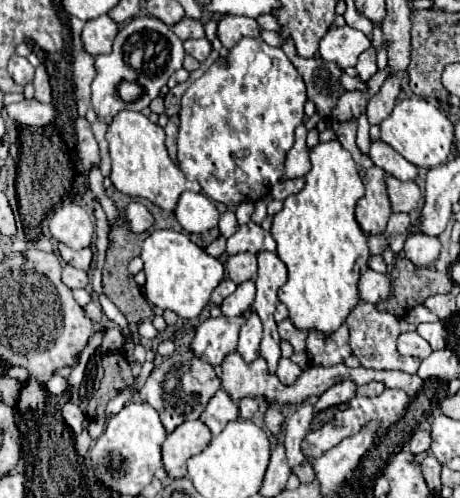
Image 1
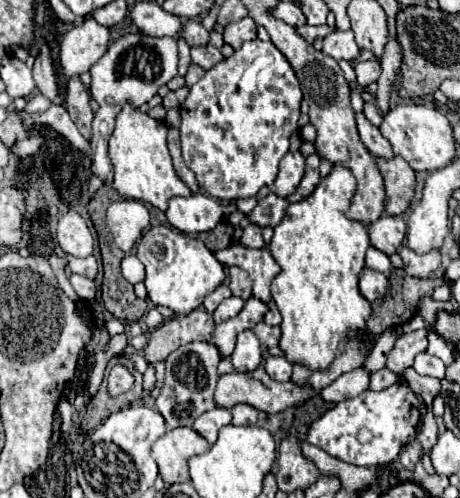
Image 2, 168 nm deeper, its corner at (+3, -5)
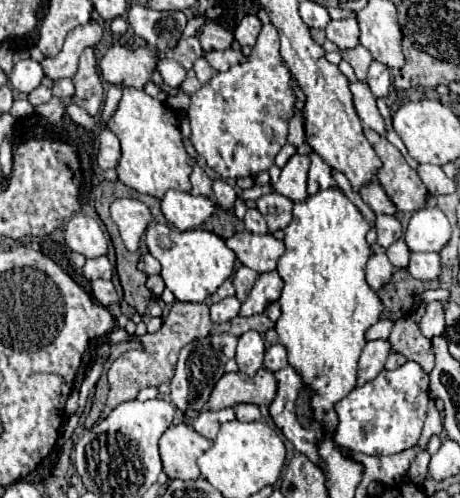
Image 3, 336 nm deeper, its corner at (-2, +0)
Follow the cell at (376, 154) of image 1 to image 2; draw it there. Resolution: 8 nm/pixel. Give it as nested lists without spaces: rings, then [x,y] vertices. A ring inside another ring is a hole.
[[[364,113],[356,115],[356,121],[358,121],[358,133],[360,133],[360,139],[364,143],[364,147],[374,155],[374,157],[384,157],[384,159],[392,159],[394,153],[392,153],[392,147],[390,143],[380,135],[380,129],[370,125],[368,119],[364,117]]]

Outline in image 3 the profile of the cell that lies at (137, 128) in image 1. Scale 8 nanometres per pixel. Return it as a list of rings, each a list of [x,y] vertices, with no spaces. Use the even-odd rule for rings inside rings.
[[[125,86],[117,110],[107,120],[107,128],[121,142],[121,160],[117,164],[117,174],[125,186],[157,198],[163,198],[163,194],[171,188],[181,192],[191,190],[189,174],[193,168],[189,164],[189,154],[181,142],[181,120],[167,104],[151,98],[143,90]]]

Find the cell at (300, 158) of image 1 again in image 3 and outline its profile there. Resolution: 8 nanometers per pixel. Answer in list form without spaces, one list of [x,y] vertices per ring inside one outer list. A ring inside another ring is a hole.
[[[291,156],[283,166],[281,176],[275,184],[275,190],[287,196],[293,202],[305,202],[307,194],[307,172],[309,172],[309,156]]]

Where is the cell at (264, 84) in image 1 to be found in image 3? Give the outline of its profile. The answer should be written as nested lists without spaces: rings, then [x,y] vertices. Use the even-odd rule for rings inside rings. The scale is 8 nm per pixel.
[[[265,24],[257,38],[257,44],[253,46],[253,52],[247,56],[247,62],[233,66],[233,70],[219,72],[191,96],[191,142],[205,158],[207,166],[213,168],[221,178],[249,178],[251,174],[269,170],[277,152],[287,142],[287,126],[295,112],[295,94],[291,90],[291,84],[293,76],[281,64],[277,28],[273,24]]]

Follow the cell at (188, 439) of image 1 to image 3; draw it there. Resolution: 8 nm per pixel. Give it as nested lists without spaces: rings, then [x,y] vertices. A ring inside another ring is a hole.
[[[181,422],[169,426],[159,440],[159,452],[163,460],[163,472],[169,480],[197,480],[201,476],[197,468],[197,458],[213,446],[213,440],[197,434],[189,424]]]

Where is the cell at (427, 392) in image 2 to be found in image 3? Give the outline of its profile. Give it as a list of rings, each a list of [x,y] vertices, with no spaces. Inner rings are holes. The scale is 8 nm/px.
[[[401,318],[395,322],[395,328],[389,336],[389,342],[395,352],[407,356],[407,360],[421,362],[425,372],[433,370],[433,354],[431,354],[431,340],[425,338],[411,318]]]

